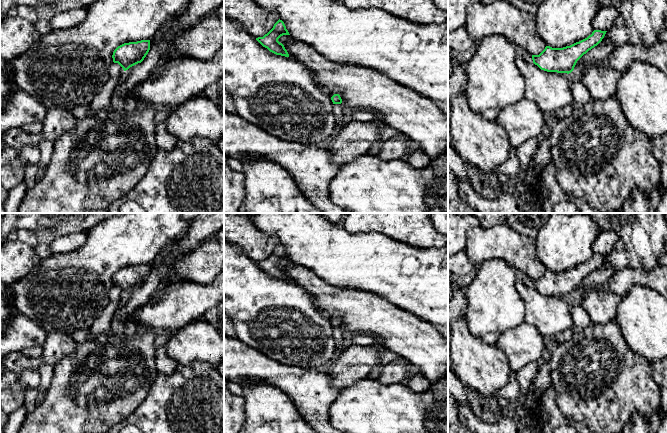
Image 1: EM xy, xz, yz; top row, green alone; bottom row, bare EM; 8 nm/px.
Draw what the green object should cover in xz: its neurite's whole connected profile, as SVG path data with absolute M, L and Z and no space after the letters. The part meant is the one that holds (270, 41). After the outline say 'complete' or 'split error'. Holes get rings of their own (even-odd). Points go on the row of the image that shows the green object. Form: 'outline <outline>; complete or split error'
outline M279 19L267 34L265 34L263 37L256 38L256 40L270 52L276 55L289 57L284 45L278 41L278 39L283 35L290 34L286 29L284 22Z; complete

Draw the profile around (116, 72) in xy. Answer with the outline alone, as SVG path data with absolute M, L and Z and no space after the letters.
M112 63L108 69L109 80L104 83L93 100L88 103L90 111L111 109L111 96L124 76L124 70L118 63Z

